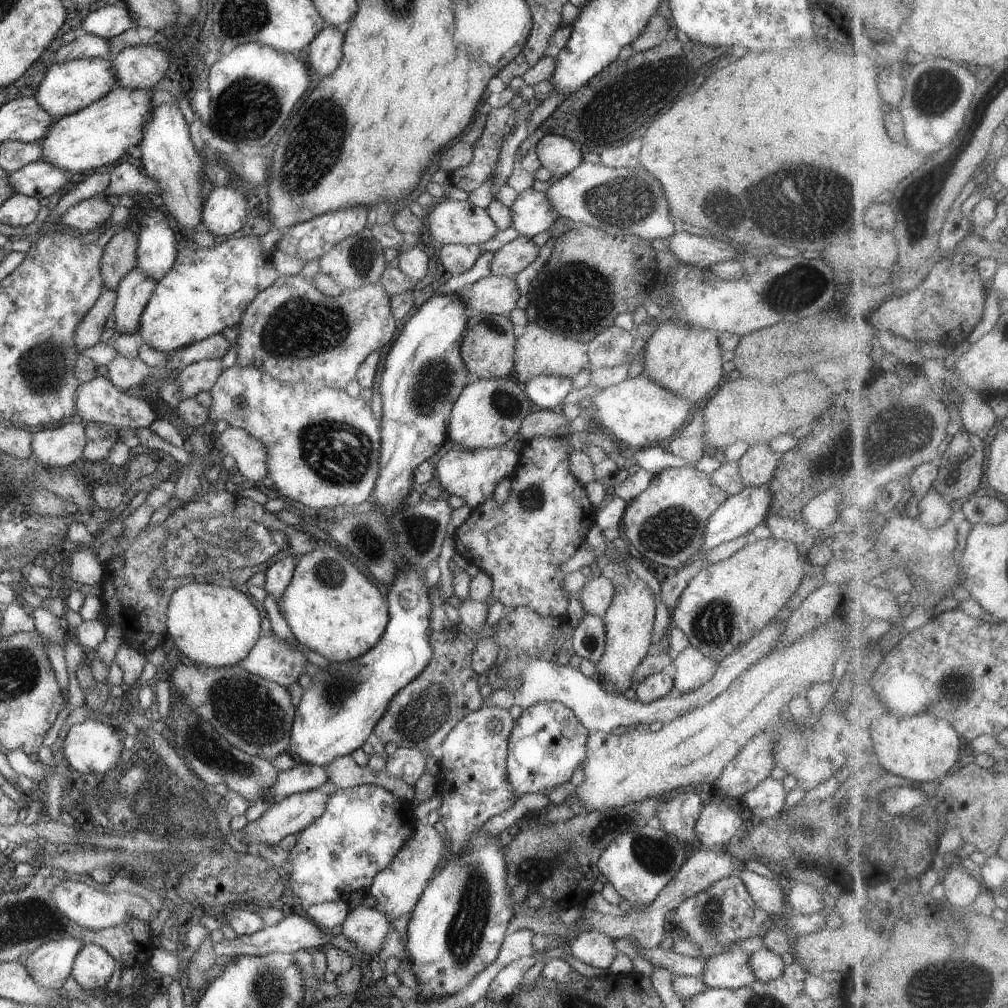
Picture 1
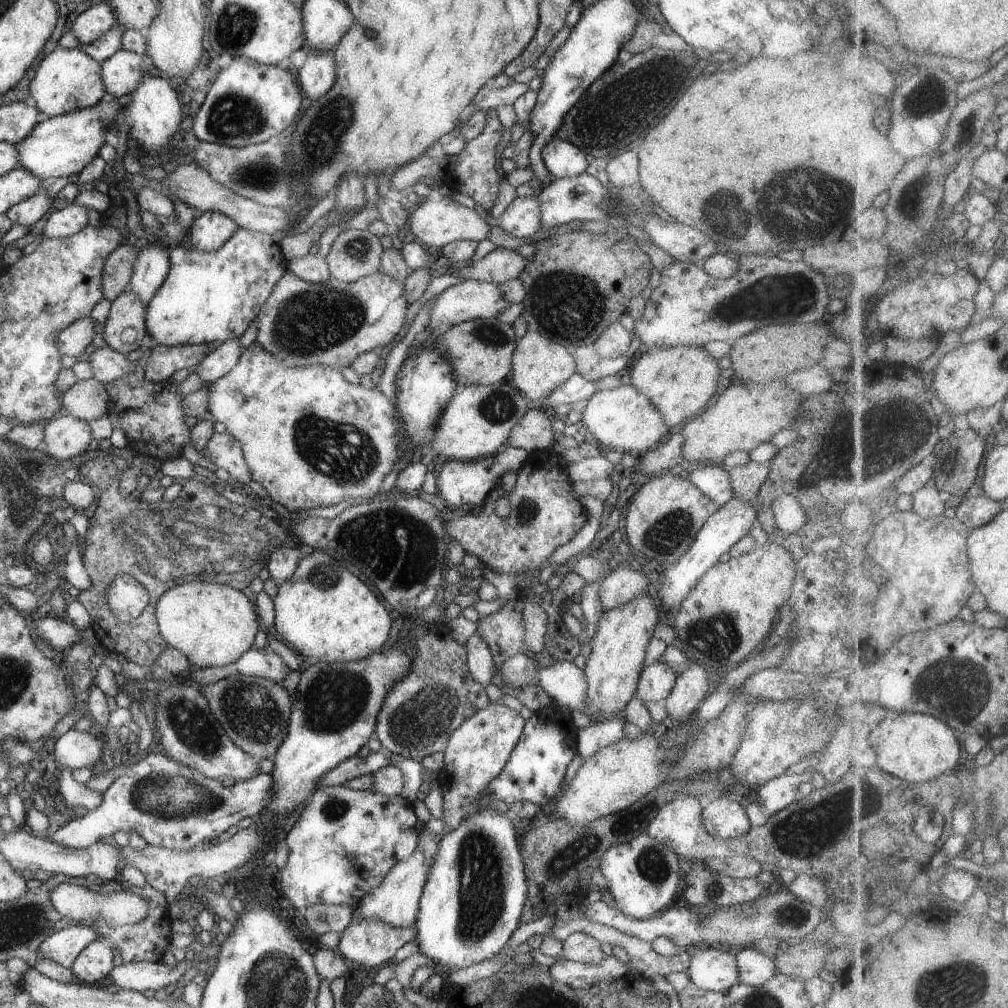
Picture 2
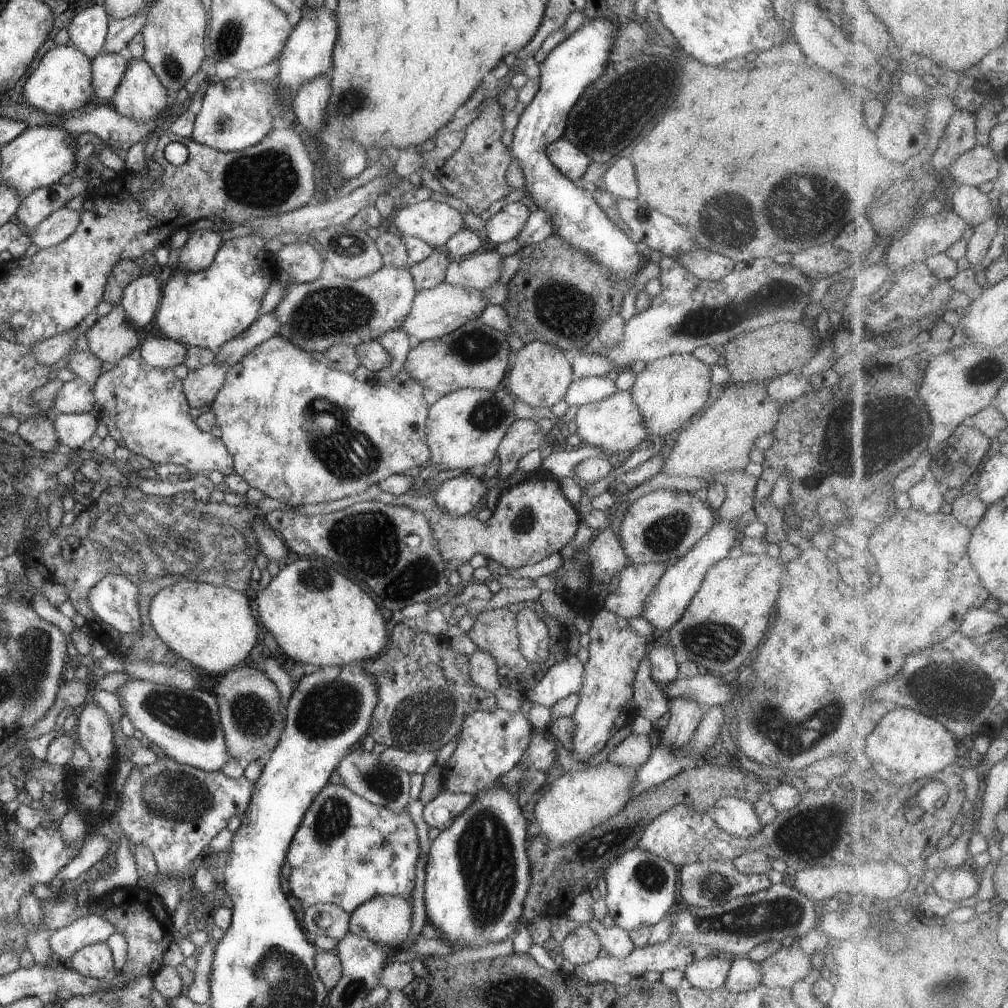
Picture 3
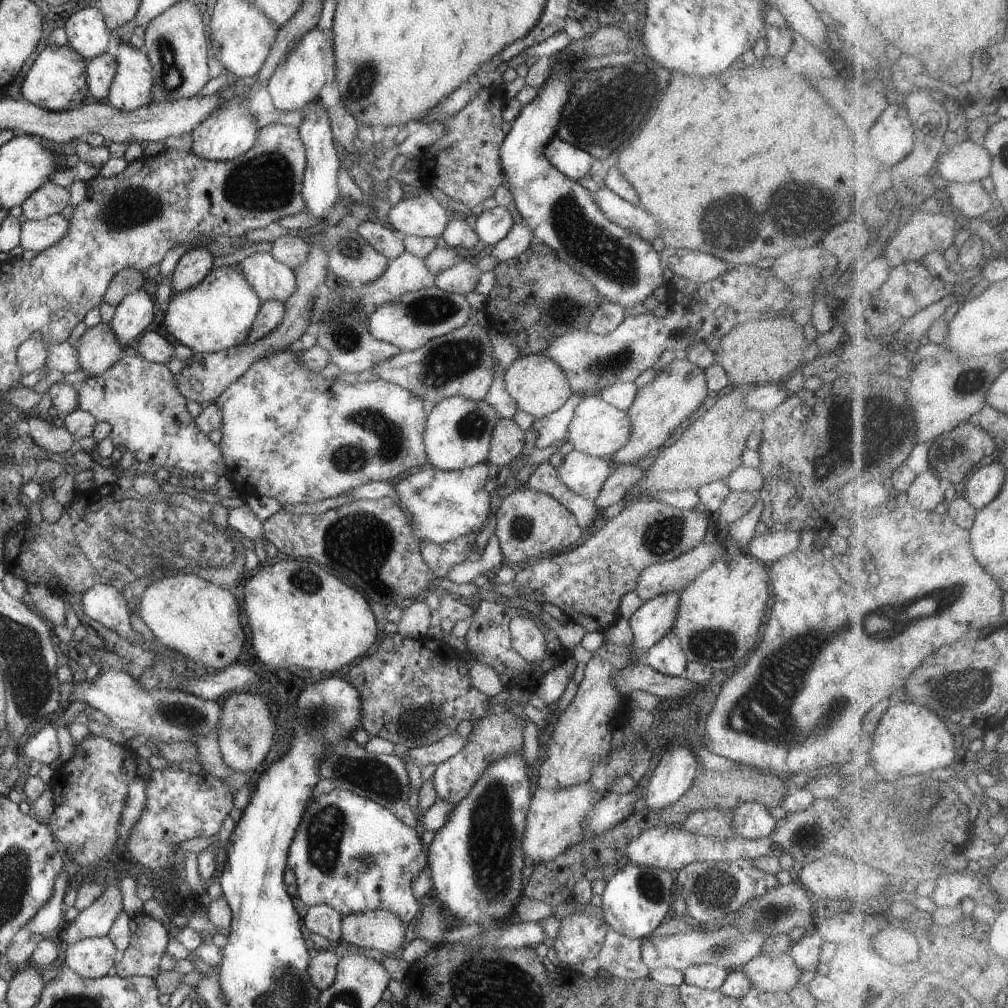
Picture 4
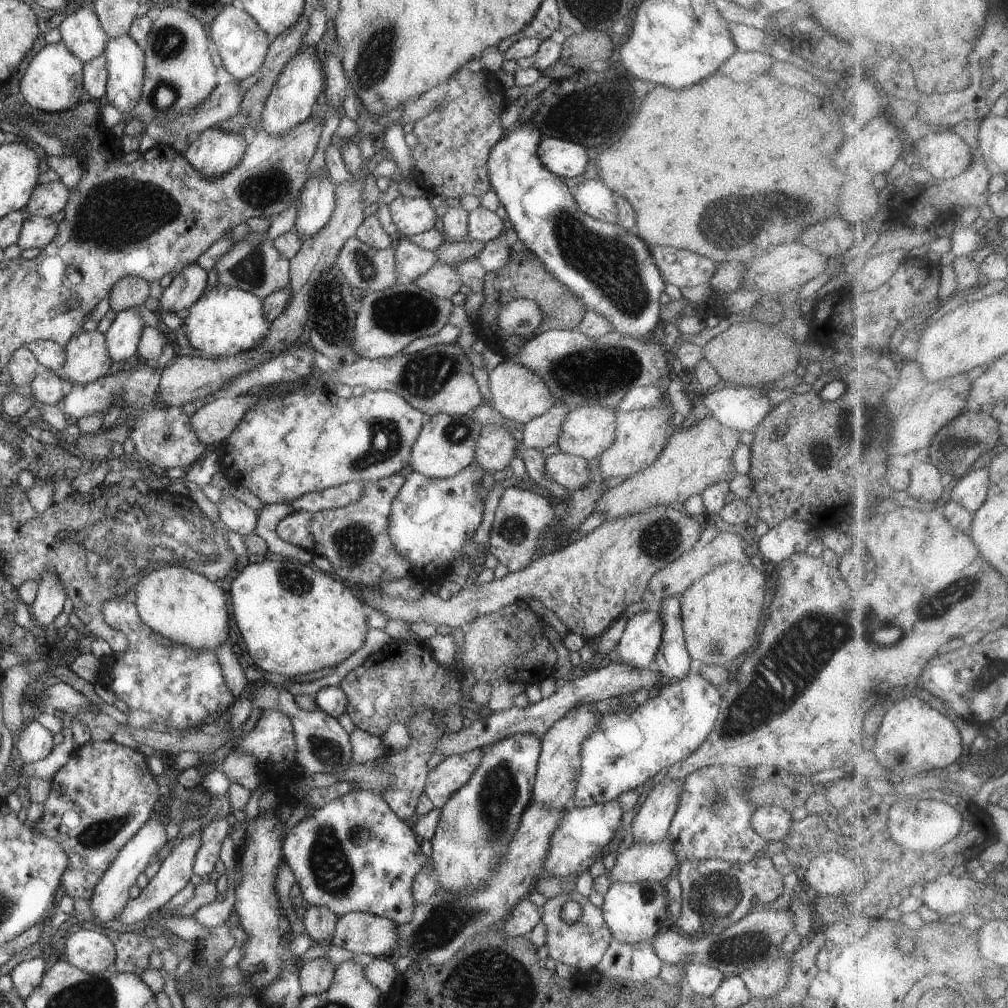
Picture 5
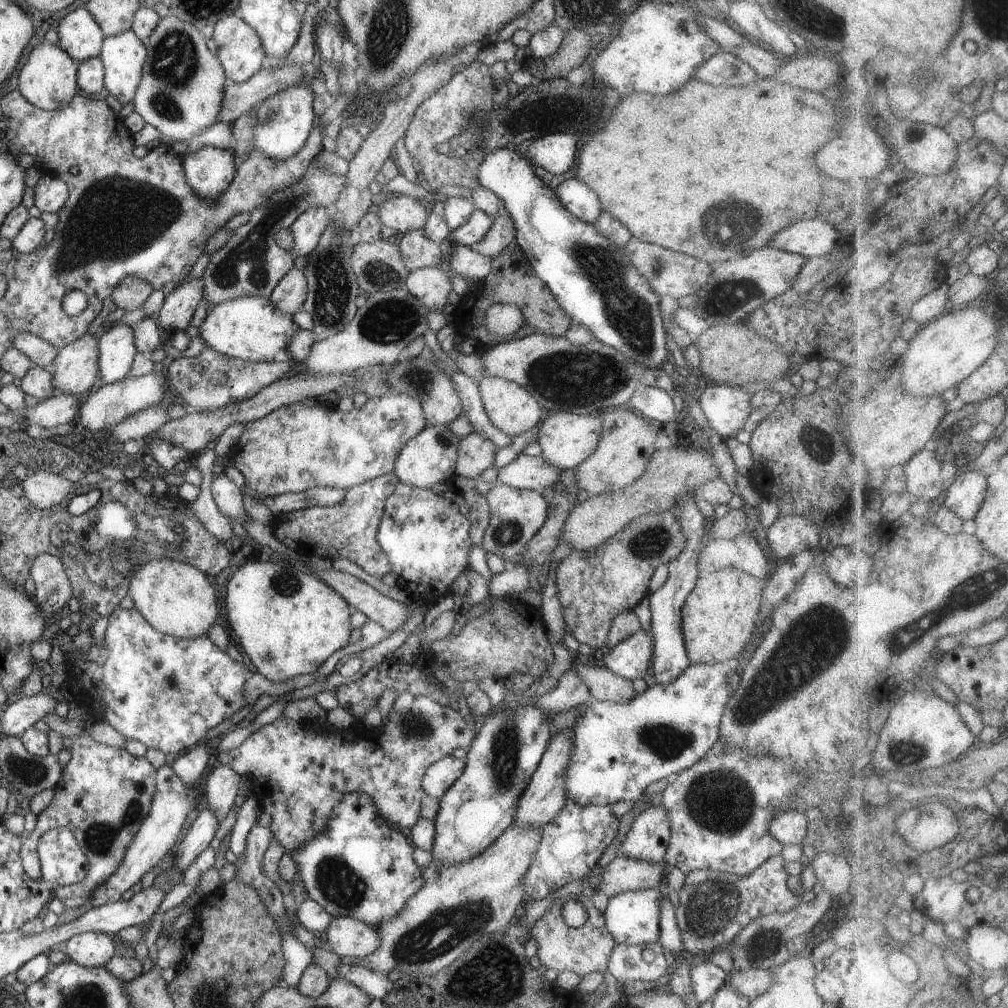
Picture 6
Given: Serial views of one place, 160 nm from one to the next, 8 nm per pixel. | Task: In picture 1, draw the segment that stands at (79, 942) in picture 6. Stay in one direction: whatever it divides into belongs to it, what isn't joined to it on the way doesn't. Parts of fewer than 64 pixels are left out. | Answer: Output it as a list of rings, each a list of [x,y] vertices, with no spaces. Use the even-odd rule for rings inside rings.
[[[86,944],[74,960],[71,976],[86,991],[104,987],[117,970],[114,958],[94,944]]]

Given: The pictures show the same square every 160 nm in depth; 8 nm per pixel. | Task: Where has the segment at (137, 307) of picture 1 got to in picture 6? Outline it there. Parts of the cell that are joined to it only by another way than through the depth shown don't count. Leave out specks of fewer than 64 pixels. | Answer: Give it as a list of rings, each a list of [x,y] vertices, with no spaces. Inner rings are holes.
[[[86,333],[59,349],[52,370],[55,387],[67,395],[85,397],[101,379],[98,347],[98,336]]]

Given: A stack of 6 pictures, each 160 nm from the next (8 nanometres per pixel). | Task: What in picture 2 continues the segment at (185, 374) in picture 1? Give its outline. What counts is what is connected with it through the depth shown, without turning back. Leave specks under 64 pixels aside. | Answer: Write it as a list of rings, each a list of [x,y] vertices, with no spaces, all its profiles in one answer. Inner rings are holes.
[[[232,338],[222,346],[218,345],[216,350],[195,367],[198,376],[202,378],[203,383],[212,385],[236,367],[244,349],[239,338]]]

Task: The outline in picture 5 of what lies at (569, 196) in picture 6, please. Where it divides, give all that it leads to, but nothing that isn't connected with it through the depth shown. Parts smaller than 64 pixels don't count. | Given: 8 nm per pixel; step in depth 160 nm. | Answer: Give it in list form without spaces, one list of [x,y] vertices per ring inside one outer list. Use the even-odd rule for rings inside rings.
[[[595,178],[580,182],[574,198],[580,210],[583,210],[588,216],[609,223],[617,223],[619,216],[615,195],[613,190],[606,186],[606,183]]]

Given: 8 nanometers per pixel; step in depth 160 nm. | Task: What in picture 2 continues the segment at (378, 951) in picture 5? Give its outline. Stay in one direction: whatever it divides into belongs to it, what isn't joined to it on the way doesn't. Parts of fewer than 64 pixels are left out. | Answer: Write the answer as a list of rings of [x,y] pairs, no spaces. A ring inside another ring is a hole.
[[[424,829],[422,834],[419,834],[416,852],[408,860],[398,862],[388,872],[386,880],[382,880],[380,886],[376,886],[362,898],[358,906],[353,909],[353,921],[382,920],[384,924],[390,924],[394,928],[408,928],[417,924],[416,916],[418,916],[419,901],[422,897],[426,880],[428,880],[428,872],[430,872],[434,854],[438,850],[438,838],[432,832]]]

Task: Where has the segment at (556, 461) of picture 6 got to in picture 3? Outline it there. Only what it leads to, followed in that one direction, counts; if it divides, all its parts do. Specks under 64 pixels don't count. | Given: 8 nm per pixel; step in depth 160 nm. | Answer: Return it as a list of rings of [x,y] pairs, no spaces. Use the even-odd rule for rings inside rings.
[[[620,391],[618,394],[612,394],[610,398],[580,406],[575,421],[578,426],[575,434],[582,444],[590,445],[609,455],[618,453],[626,456],[633,452],[638,444],[649,439],[640,410],[629,391]]]

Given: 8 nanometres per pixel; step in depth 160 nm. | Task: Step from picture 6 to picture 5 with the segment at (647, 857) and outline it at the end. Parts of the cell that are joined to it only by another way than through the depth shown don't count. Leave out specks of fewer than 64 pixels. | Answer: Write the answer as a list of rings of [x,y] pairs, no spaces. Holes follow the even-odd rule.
[[[660,777],[631,822],[634,842],[653,843],[666,839],[669,824],[678,810],[684,779]]]

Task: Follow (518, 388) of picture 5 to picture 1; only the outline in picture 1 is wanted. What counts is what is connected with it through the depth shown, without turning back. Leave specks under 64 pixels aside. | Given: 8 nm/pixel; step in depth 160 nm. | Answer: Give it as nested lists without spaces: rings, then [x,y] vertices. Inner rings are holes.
[[[535,323],[526,324],[524,332],[516,338],[514,352],[514,370],[520,384],[526,386],[530,378],[538,376],[558,376],[572,378],[583,372],[585,368],[590,368],[585,345],[578,340],[570,340],[562,334],[556,334],[544,327],[536,326]]]

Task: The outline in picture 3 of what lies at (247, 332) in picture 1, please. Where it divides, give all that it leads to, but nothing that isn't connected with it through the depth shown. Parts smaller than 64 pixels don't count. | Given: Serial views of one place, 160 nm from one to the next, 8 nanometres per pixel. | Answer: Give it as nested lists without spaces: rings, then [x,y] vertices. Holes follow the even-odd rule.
[[[389,265],[359,280],[337,275],[310,283],[292,284],[284,294],[286,298],[282,298],[274,310],[280,322],[277,336],[286,338],[308,353],[320,354],[332,344],[354,347],[360,342],[376,341],[384,332],[400,329],[413,308],[416,292],[410,267]]]

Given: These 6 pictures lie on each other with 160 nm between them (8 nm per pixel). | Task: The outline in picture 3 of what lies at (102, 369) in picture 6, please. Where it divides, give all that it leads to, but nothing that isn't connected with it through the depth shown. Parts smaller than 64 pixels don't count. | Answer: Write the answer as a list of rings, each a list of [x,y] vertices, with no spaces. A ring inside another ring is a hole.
[[[144,274],[134,282],[130,282],[124,288],[122,300],[119,303],[130,326],[134,326],[138,331],[152,322],[161,296],[162,284],[154,274]]]

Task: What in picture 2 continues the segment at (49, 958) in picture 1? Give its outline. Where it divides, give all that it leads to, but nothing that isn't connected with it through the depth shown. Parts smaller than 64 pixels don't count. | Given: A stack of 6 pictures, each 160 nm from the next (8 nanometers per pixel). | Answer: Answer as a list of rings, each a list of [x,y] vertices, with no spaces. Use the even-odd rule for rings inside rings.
[[[71,922],[67,928],[50,934],[40,944],[38,953],[71,970],[78,954],[96,940],[101,940],[100,934],[93,927]]]

